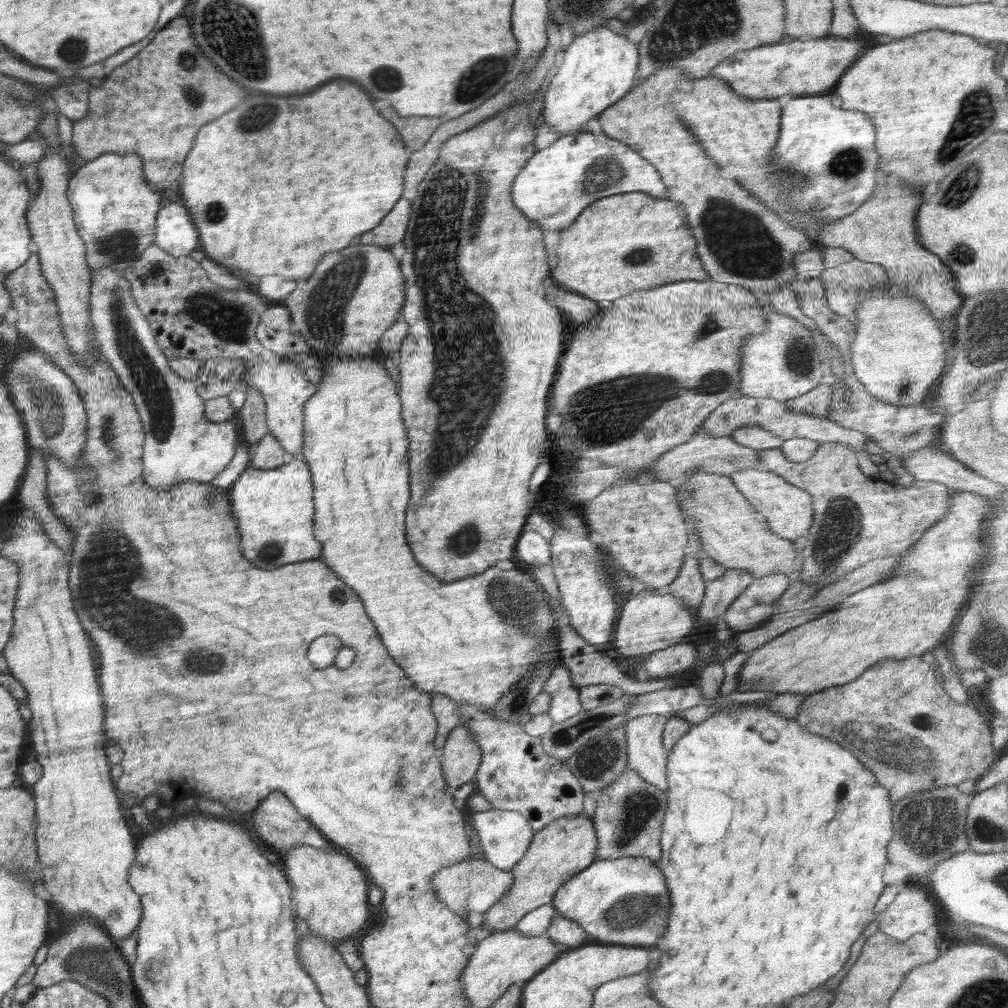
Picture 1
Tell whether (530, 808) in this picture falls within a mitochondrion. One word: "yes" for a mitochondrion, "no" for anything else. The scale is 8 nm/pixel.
no

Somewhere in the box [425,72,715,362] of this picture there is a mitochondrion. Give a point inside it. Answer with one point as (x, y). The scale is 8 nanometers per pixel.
(603, 173)

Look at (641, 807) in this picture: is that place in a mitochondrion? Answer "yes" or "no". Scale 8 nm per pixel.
yes

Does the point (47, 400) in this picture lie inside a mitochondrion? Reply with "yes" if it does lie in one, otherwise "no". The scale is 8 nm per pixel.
yes

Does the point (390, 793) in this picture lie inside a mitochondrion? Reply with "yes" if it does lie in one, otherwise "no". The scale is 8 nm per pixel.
yes

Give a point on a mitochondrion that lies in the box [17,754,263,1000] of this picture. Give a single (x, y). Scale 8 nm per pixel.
(89, 961)

